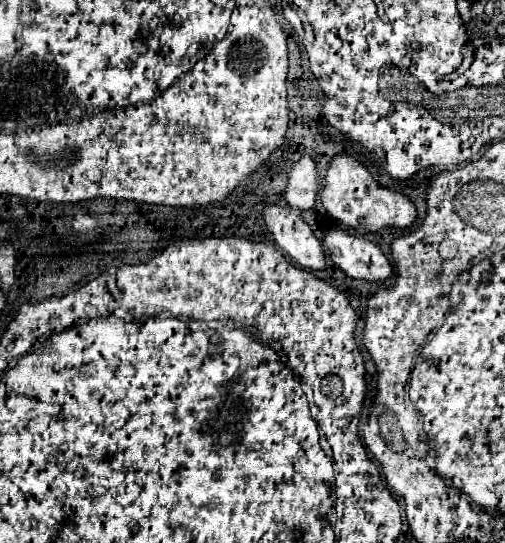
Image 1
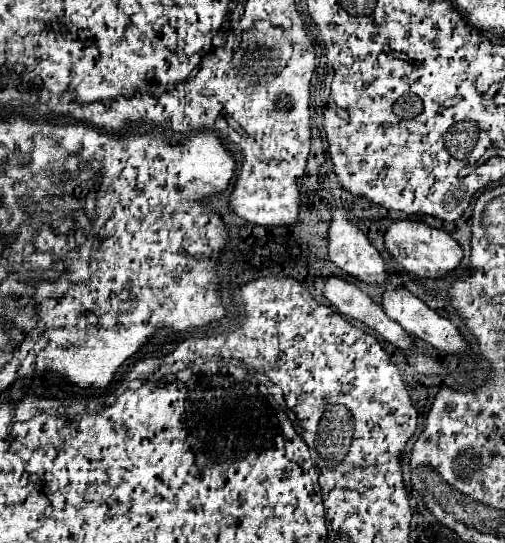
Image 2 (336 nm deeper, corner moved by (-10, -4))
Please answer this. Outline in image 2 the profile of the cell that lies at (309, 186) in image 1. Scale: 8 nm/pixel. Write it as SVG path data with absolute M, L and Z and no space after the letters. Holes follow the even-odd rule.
M333 209L331 213L331 227L329 227L329 259L347 275L357 277L359 281L365 281L369 285L381 285L387 281L387 269L385 263L379 255L379 251L371 245L371 241L363 235L363 231L359 231L359 227L347 217L345 209Z

